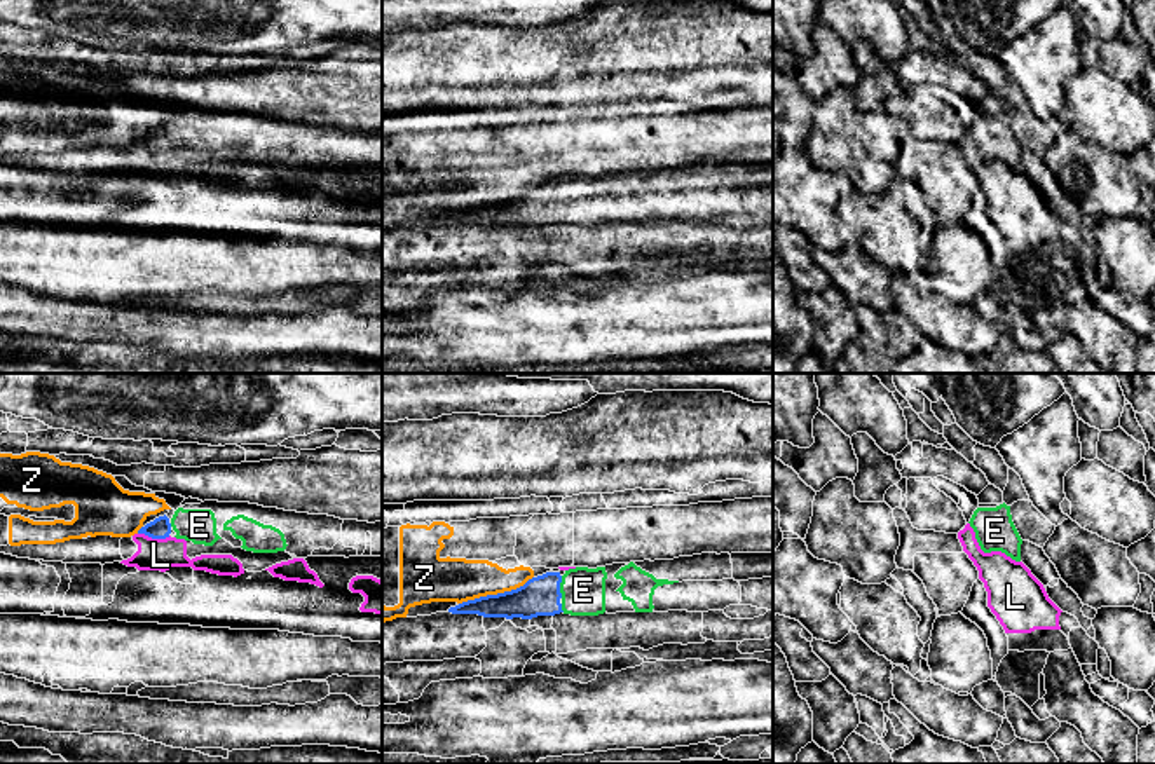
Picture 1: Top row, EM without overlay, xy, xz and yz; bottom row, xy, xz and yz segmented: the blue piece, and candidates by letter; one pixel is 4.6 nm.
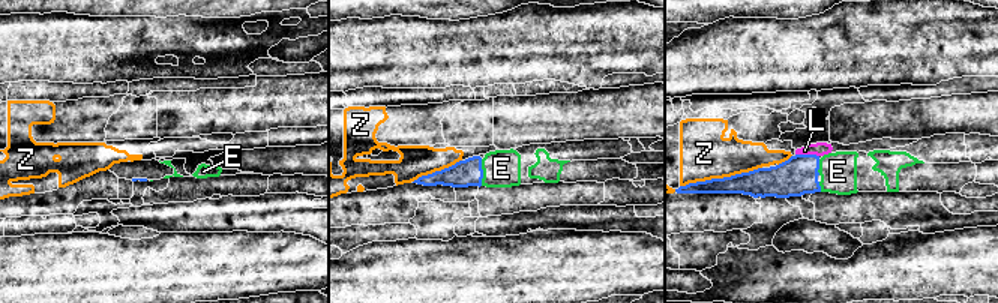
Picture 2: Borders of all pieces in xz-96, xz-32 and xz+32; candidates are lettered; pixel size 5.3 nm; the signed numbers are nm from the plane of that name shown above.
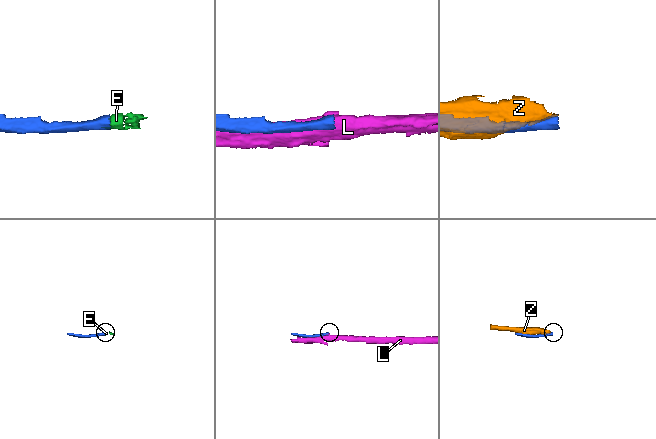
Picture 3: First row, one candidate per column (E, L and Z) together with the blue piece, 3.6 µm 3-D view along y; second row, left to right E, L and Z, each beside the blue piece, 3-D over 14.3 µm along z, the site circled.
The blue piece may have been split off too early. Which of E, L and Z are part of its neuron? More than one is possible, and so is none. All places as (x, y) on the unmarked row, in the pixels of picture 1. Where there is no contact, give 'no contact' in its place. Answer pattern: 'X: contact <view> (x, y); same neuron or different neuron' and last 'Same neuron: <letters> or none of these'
E: contact xz (559, 196); same neuron
L: contact xy (154, 147); different neuron
Z: contact xz (498, 203); different neuron
Same neuron: E

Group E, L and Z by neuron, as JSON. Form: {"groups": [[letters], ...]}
{"groups": [["E"], ["L"], ["Z"]]}

